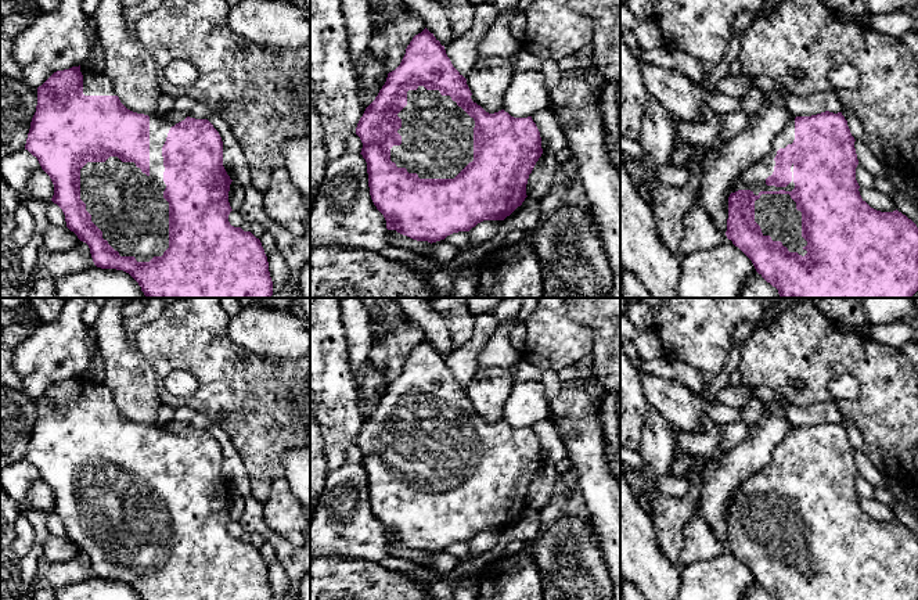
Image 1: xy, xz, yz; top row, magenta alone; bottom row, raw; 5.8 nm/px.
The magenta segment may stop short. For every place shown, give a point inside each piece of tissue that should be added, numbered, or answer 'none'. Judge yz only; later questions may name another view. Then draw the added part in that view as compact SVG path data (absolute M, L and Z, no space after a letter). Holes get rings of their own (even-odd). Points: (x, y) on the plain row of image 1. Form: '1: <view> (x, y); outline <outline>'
1: yz (753, 489); outline M792 427L788 434L782 438L777 449L774 450L773 460L767 467L760 470L757 474L749 477L745 484L739 486L731 503L738 500L750 500L755 506L760 502L792 502L795 499L793 493L793 474L791 477L792 492L786 497L767 496L766 489L773 485L775 477L775 466L780 459L785 459L795 450L795 428Z

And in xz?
1: xz (436, 445); outline M418 396L407 402L407 416L397 427L402 430L397 441L402 455L390 459L390 471L397 478L406 478L420 489L454 489L474 471L475 431L450 406Z

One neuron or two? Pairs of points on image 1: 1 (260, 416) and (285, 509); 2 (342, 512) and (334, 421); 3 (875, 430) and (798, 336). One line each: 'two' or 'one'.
1: two
2: two
3: one

